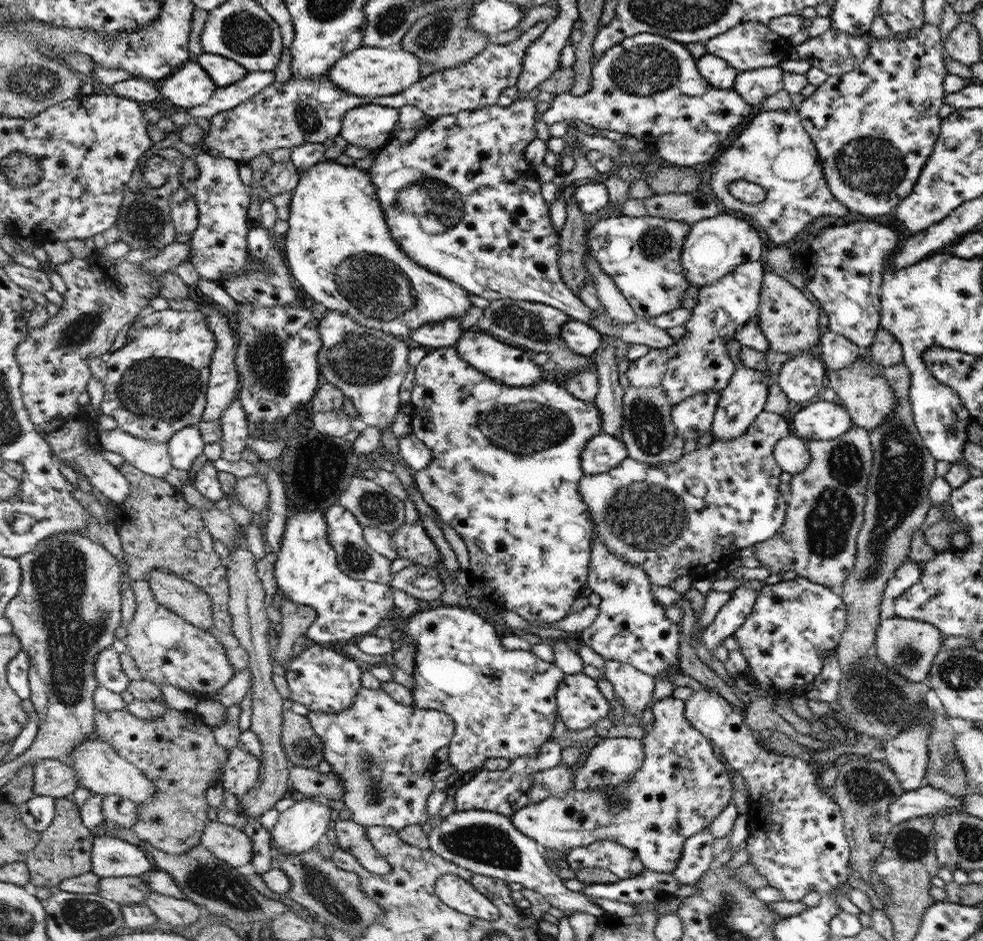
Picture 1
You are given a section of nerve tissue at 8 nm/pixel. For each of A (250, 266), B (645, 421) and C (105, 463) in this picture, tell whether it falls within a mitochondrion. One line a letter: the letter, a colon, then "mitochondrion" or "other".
A: other
B: mitochondrion
C: other

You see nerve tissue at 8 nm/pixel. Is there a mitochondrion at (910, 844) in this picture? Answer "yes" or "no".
yes

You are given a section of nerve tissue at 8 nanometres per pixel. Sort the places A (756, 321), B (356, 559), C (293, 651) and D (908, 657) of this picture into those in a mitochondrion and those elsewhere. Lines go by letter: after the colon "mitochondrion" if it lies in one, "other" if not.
A: other
B: mitochondrion
C: other
D: mitochondrion

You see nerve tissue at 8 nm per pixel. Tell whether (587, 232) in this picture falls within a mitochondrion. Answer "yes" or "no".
no

